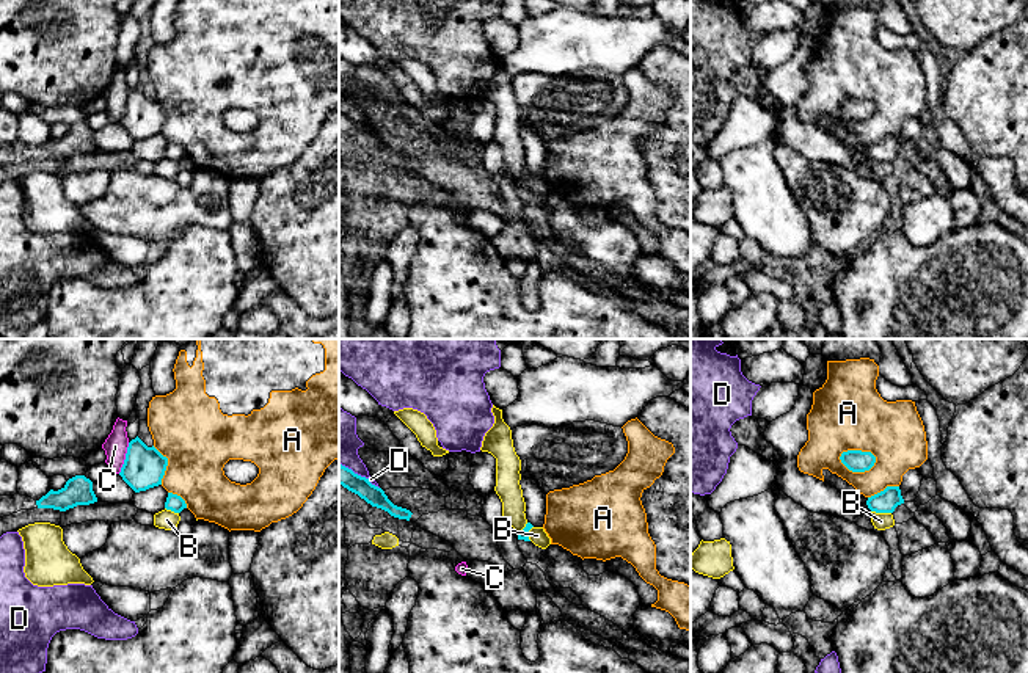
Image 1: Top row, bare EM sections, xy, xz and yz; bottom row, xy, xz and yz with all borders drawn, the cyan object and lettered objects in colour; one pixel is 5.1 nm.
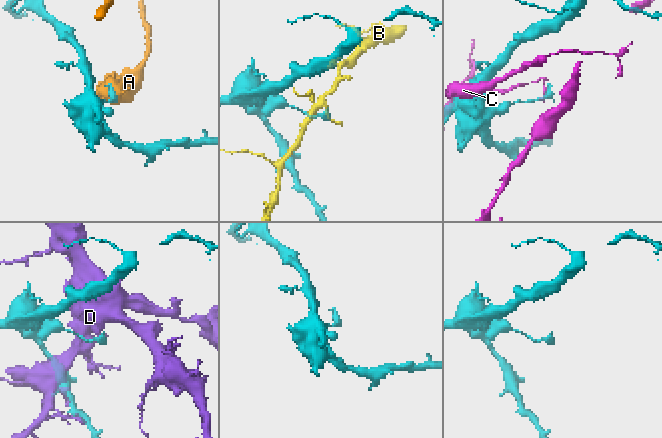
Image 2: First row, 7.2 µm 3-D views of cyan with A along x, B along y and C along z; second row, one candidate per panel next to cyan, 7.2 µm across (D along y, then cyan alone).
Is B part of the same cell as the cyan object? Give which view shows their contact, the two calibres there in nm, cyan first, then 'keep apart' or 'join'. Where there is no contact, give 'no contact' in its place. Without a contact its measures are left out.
yz | 120/90 nm | keep apart

